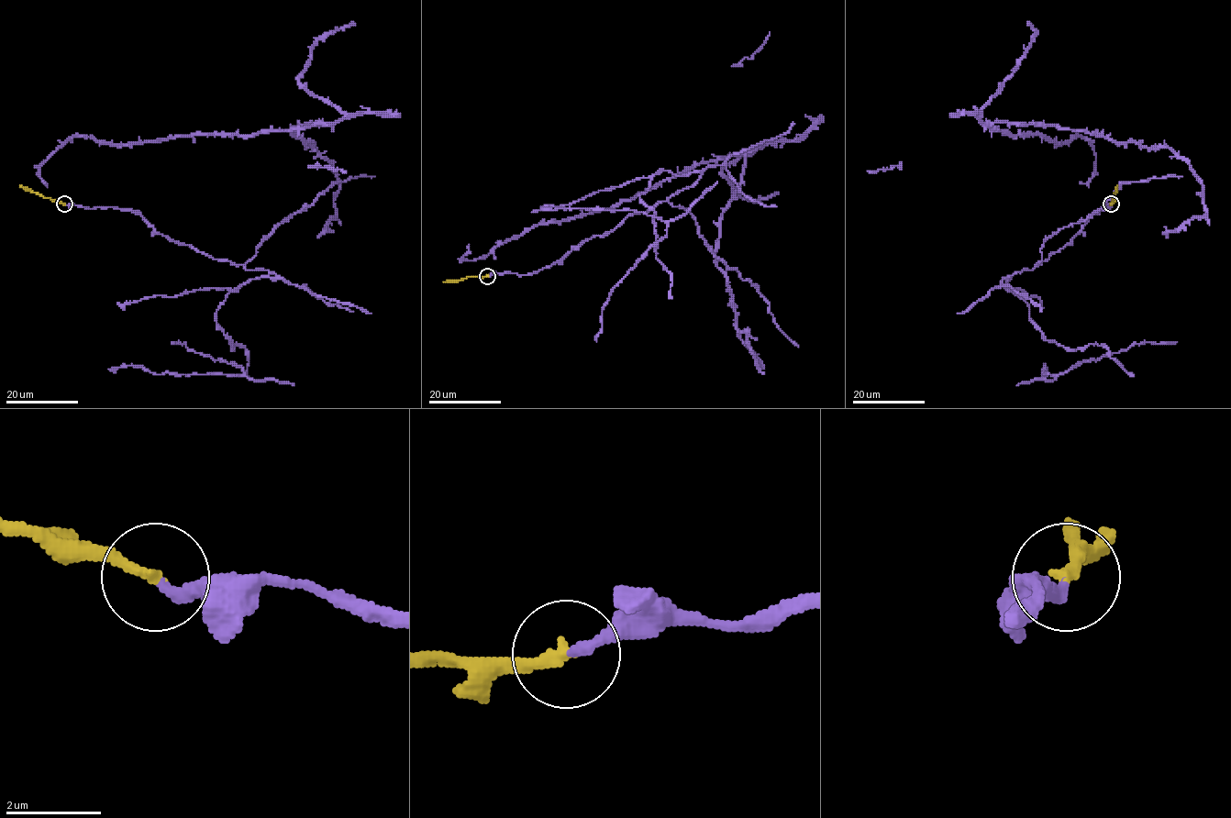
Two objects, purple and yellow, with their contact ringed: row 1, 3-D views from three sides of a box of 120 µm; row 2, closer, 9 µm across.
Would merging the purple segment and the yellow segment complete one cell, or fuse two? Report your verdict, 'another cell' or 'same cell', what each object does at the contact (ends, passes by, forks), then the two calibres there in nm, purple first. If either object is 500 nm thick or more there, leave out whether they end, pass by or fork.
same cell; purple ends there; yellow ends there; 240 nm thick on the purple side, 240 nm on the other

